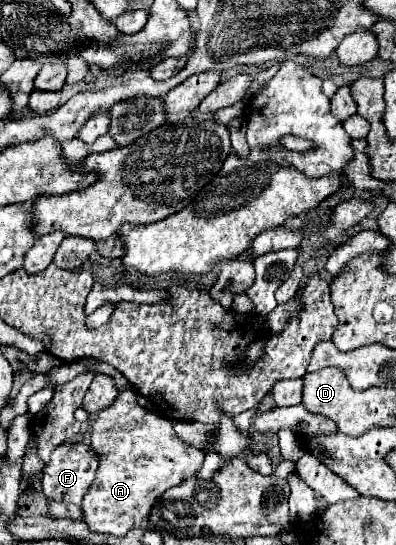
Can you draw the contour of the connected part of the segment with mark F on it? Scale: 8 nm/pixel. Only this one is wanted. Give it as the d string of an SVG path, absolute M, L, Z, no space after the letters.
M62 442L58 444L52 454L50 460L44 468L44 478L42 478L42 490L44 496L54 500L54 502L66 502L66 504L82 504L84 494L88 492L94 474L98 468L98 456L94 452L94 448L86 442Z

